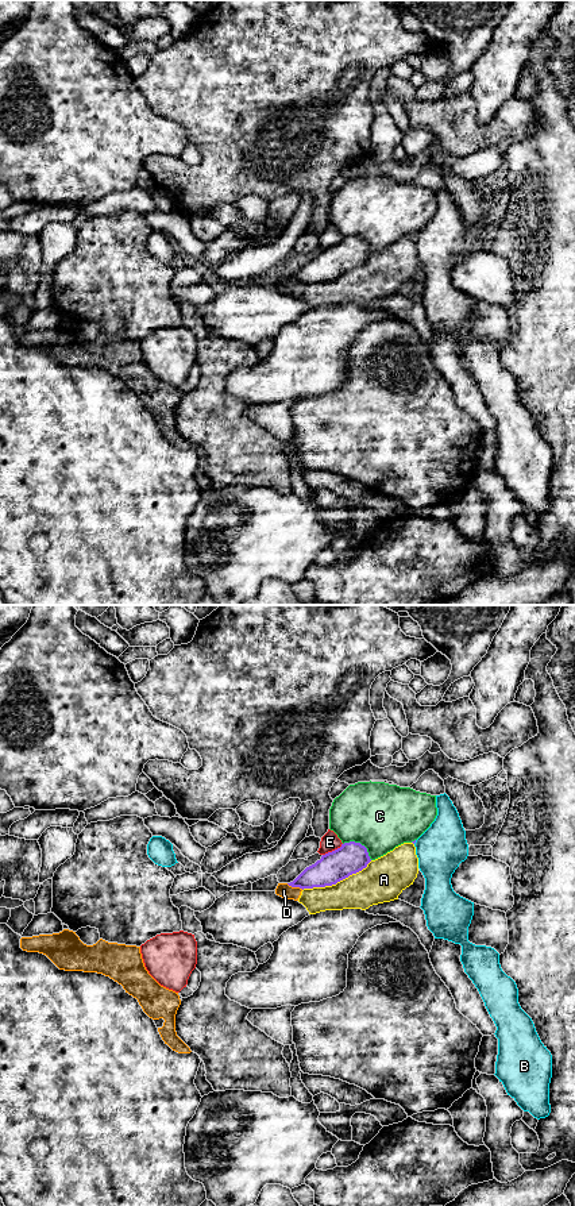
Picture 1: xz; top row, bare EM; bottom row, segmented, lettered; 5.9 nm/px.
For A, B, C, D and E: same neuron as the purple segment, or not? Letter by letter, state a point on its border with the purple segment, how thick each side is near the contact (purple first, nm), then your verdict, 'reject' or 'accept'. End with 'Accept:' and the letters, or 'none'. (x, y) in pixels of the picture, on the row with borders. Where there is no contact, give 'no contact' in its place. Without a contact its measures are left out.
A: contact xz (336, 882); calibres 190 and 240 nm; reject
B: contact xz (415, 842); calibres 20 and 280 nm; reject
C: contact xz (359, 843); calibres 190 and 400 nm; reject
D: contact xz (294, 886); calibres 180 and 90 nm; reject
E: contact xz (332, 851); calibres 190 and 110 nm; reject
Accept: none

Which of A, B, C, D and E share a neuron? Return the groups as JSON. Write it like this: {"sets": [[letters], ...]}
{"sets": [["A", "D"], ["B"], ["C"], ["E"]]}

